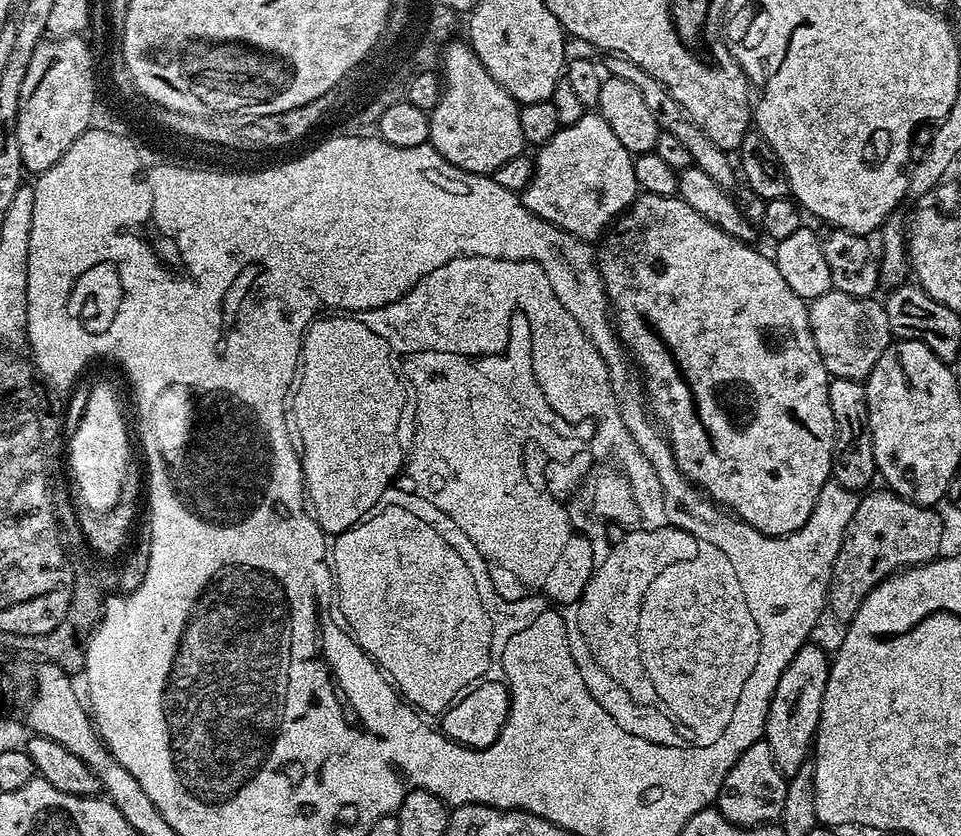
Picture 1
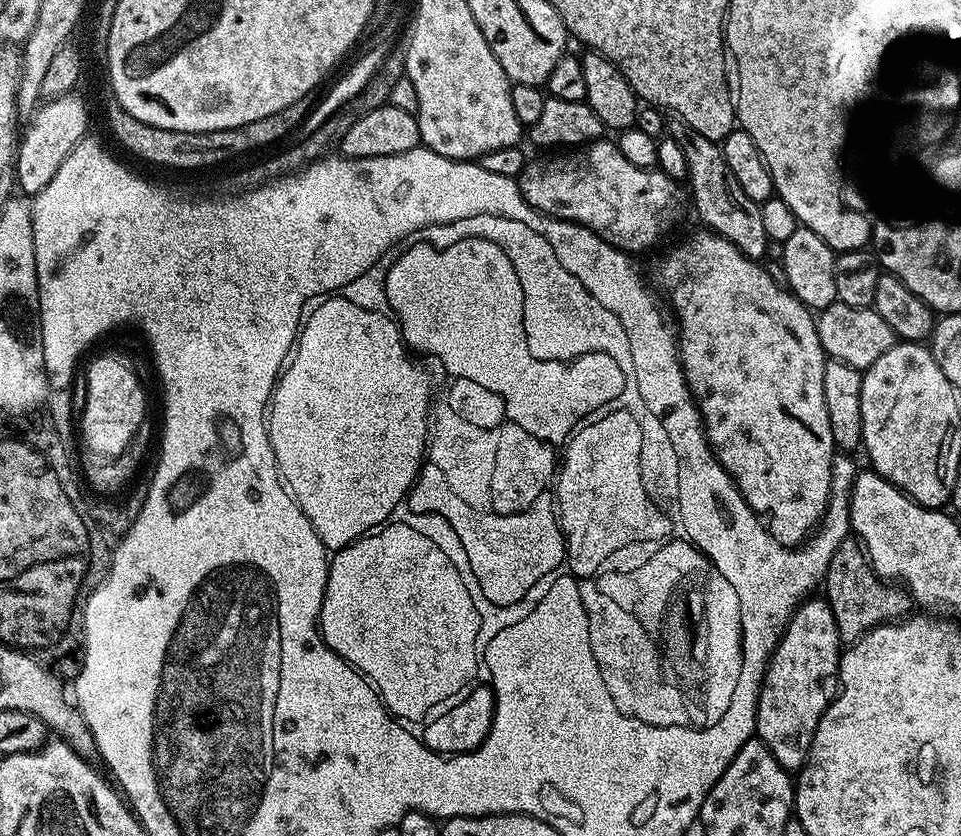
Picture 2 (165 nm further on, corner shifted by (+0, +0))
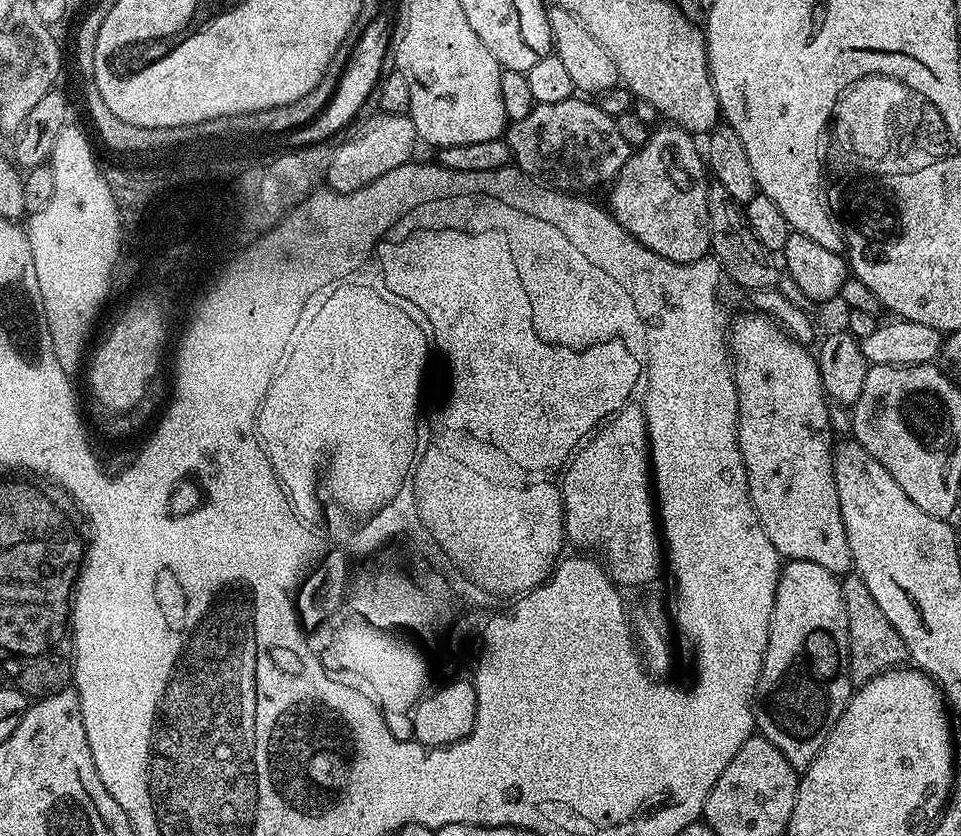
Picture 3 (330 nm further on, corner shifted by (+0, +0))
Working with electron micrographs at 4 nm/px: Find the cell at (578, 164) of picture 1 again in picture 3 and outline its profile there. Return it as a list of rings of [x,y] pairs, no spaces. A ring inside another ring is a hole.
[[[675,126],[667,127],[649,131],[648,141],[629,155],[607,189],[606,207],[635,240],[642,242],[642,246],[654,250],[654,254],[662,254],[662,258],[670,258],[670,262],[689,264],[692,260],[701,259],[710,248],[706,239],[710,180],[706,175],[705,157],[692,141],[695,140],[693,133]]]

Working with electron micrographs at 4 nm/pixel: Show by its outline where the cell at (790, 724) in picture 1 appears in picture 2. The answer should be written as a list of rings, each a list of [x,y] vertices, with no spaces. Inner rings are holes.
[[[805,599],[784,627],[784,635],[768,661],[756,711],[755,735],[792,774],[799,773],[808,761],[818,722],[830,703],[830,692],[828,696],[824,683],[837,675],[842,655],[842,641],[834,614],[827,599],[816,599]]]

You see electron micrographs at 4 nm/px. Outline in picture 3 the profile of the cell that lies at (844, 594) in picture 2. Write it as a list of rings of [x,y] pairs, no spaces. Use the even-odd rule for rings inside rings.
[[[848,574],[840,580],[840,594],[844,603],[844,613],[848,623],[848,671],[856,682],[863,682],[878,675],[879,672],[886,672],[889,668],[903,665],[906,660],[904,643],[886,622],[886,614],[878,610],[878,602],[870,595],[870,590],[861,582],[860,577],[855,574]]]

